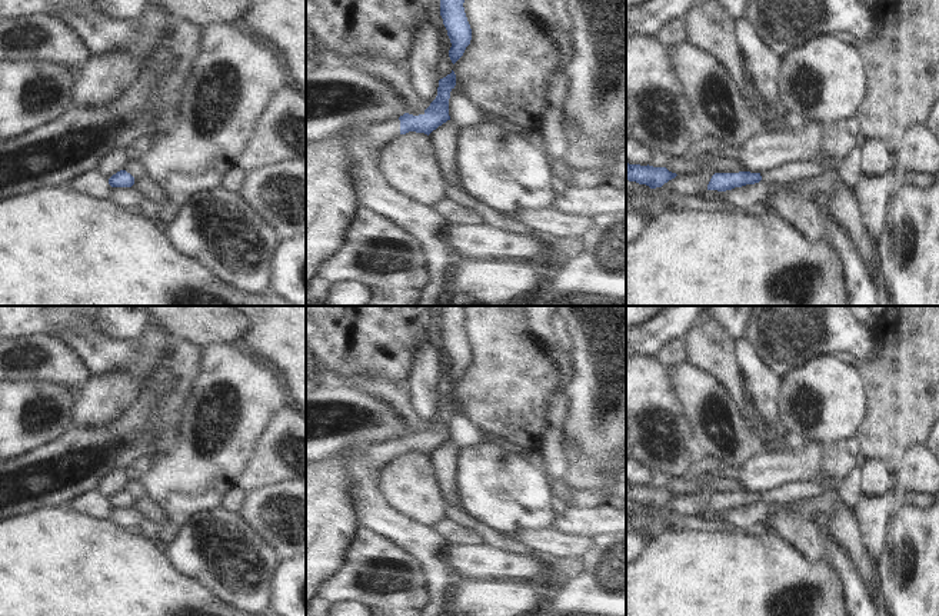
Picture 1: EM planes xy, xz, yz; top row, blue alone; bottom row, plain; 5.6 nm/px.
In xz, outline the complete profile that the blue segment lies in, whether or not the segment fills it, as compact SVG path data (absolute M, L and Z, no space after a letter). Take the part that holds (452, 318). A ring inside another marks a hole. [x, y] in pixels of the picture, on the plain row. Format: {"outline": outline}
{"outline": "M443 306L440 336L452 363L449 377L453 384L463 376L472 360L472 349L463 327L464 319L463 306Z"}

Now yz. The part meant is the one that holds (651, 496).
{"outline": "M626 483L626 500L646 505L650 509L662 507L677 495L666 487L640 486Z"}

